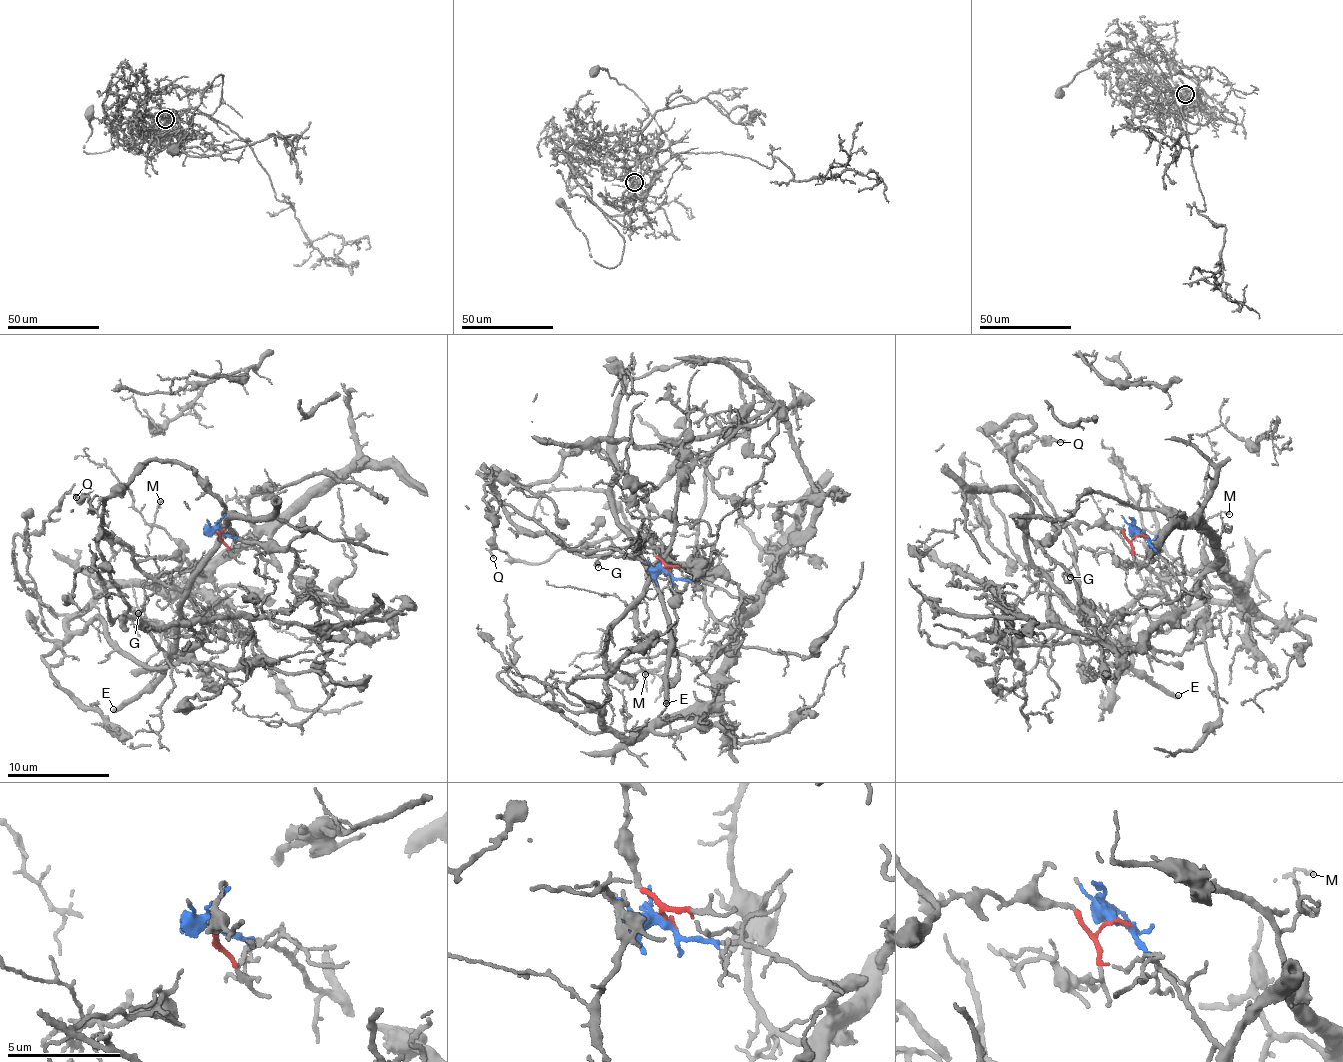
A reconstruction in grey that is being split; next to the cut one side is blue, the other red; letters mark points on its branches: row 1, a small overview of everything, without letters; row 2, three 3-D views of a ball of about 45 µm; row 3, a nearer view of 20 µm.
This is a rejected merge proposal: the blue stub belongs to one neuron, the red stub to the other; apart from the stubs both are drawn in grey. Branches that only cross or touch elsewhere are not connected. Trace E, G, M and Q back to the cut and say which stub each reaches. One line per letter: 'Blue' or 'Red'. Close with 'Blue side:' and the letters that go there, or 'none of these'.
E: Red
G: Red
M: Blue
Q: Red
Blue side: M

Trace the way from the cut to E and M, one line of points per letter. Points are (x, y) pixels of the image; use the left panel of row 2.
E: (222, 529), (237, 538), (226, 523), (192, 576), (155, 684), (112, 709)
M: (222, 529), (270, 559), (267, 535), (253, 535), (203, 569), (193, 567), (154, 517), (160, 501)

